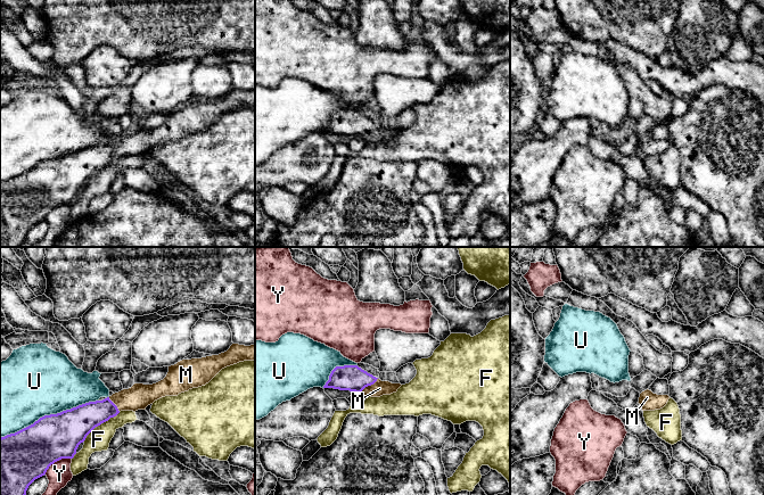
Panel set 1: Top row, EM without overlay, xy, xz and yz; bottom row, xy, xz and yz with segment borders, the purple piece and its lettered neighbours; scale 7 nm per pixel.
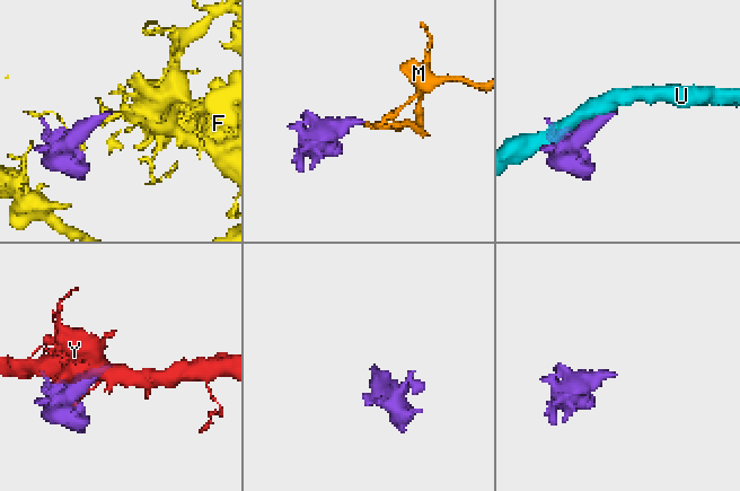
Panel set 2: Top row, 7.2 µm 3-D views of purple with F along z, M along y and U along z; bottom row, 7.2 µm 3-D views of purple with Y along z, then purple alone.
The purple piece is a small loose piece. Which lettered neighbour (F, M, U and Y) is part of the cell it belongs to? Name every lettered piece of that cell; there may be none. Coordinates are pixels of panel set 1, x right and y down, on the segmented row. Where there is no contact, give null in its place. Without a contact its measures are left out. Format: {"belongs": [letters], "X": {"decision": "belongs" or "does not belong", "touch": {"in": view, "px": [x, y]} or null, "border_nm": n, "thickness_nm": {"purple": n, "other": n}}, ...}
{"belongs": ["M"], "F": {"decision": "does not belong", "touch": {"in": "xy", "px": [100, 423]}, "border_nm": 340, "thickness_nm": {"purple": 280, "other": 160}}, "M": {"decision": "belongs", "touch": {"in": "xz", "px": [369, 385]}, "border_nm": 160, "thickness_nm": {"purple": 180, "other": 110}}, "U": {"decision": "does not belong", "touch": {"in": "xy", "px": [48, 415]}, "border_nm": 750, "thickness_nm": {"purple": 320, "other": 480}}, "Y": {"decision": "does not belong", "touch": {"in": "xy", "px": [56, 461]}, "border_nm": 220, "thickness_nm": {"purple": 360, "other": 170}}}

